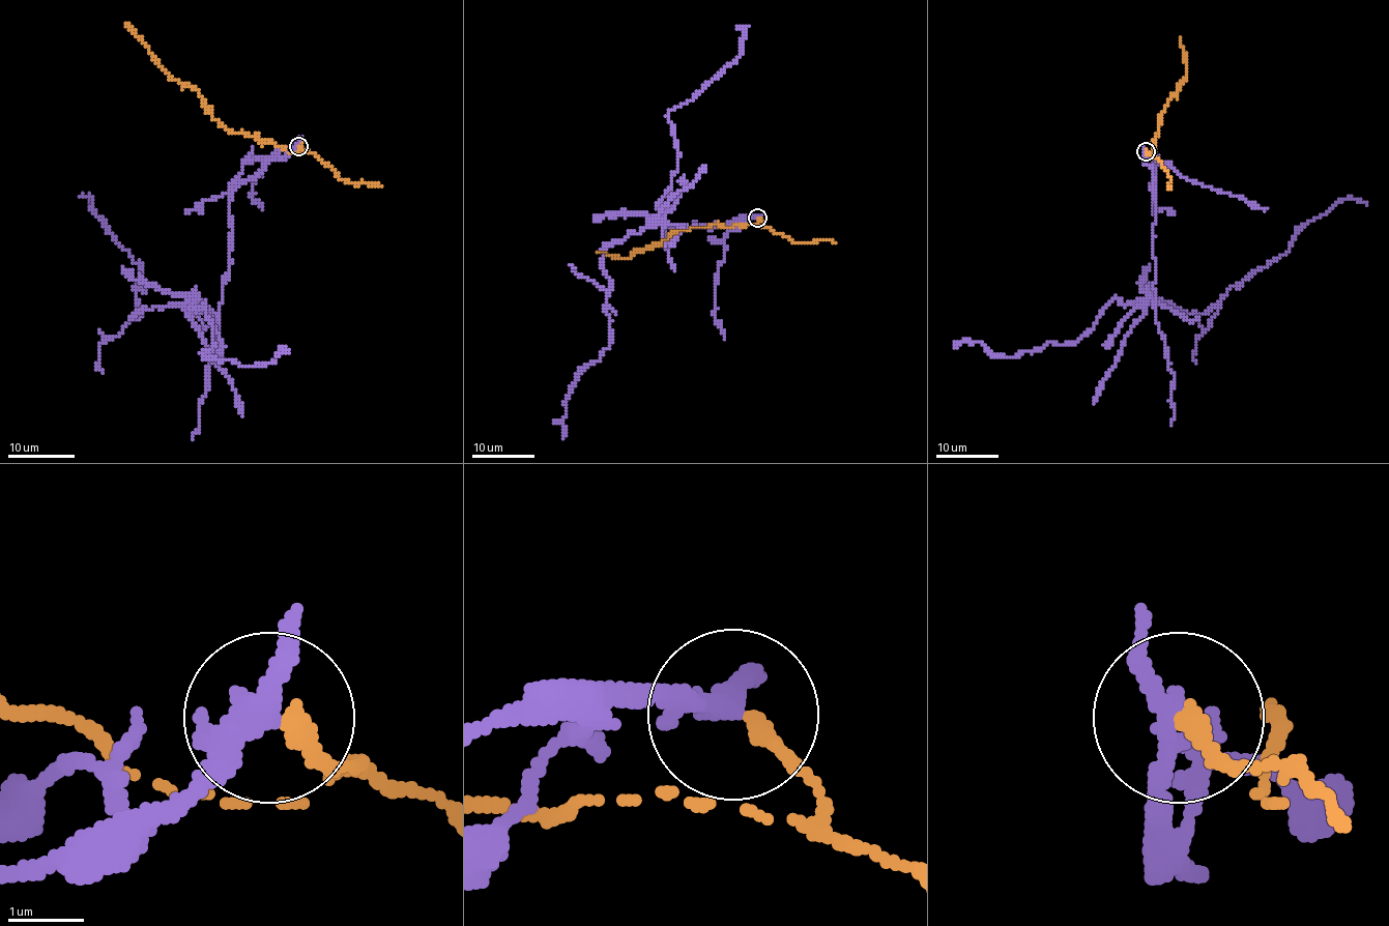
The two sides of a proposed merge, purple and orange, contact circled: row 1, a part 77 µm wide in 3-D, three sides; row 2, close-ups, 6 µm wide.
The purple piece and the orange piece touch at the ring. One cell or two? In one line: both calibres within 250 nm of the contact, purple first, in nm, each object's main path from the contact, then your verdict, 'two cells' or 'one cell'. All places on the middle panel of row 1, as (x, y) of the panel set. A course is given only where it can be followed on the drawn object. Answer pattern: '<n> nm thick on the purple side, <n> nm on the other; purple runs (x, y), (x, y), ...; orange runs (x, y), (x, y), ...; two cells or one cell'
280 nm thick on the purple side, 240 nm on the other; purple runs (757, 218), (694, 227), (660, 222), (605, 246), (610, 343), (599, 359), (576, 377), (565, 400), (561, 439); orange runs (759, 218), (765, 225), (694, 227), (670, 233), (660, 246), (638, 250), (629, 259), (596, 252); two cells

